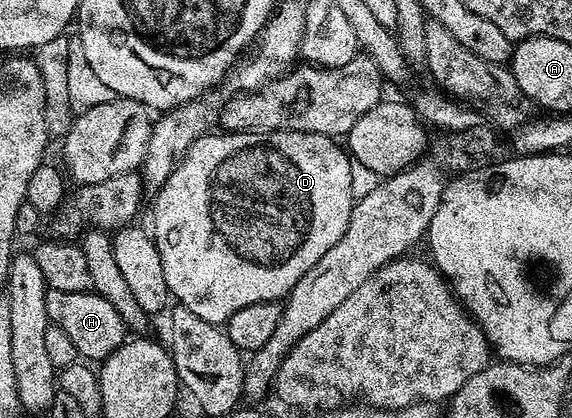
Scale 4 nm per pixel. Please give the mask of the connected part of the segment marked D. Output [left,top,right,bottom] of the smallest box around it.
[150,131,354,326]

